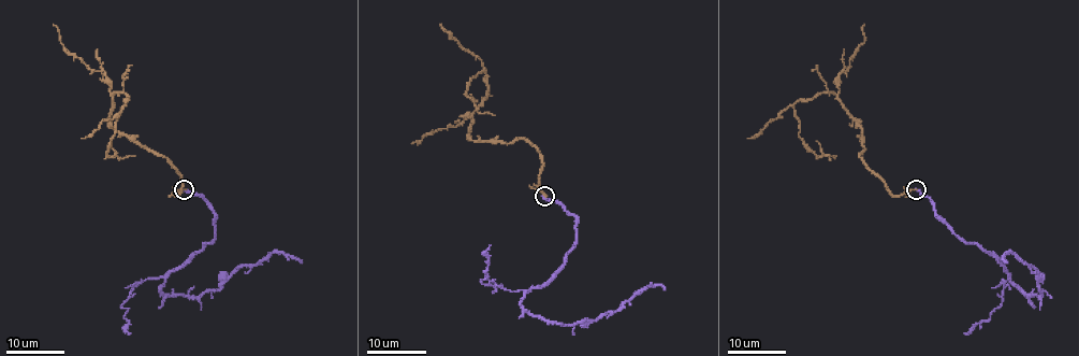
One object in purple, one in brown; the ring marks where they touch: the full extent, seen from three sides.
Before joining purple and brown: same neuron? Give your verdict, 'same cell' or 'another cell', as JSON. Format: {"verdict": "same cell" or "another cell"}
{"verdict": "another cell"}

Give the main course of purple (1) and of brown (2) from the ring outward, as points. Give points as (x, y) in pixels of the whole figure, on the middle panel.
1: (544, 196), (576, 218), (576, 242), (559, 270), (526, 293), (525, 309), (576, 324), (665, 288)
2: (544, 196), (542, 155), (526, 139), (469, 138), (486, 96), (480, 72), (468, 96), (495, 115)

